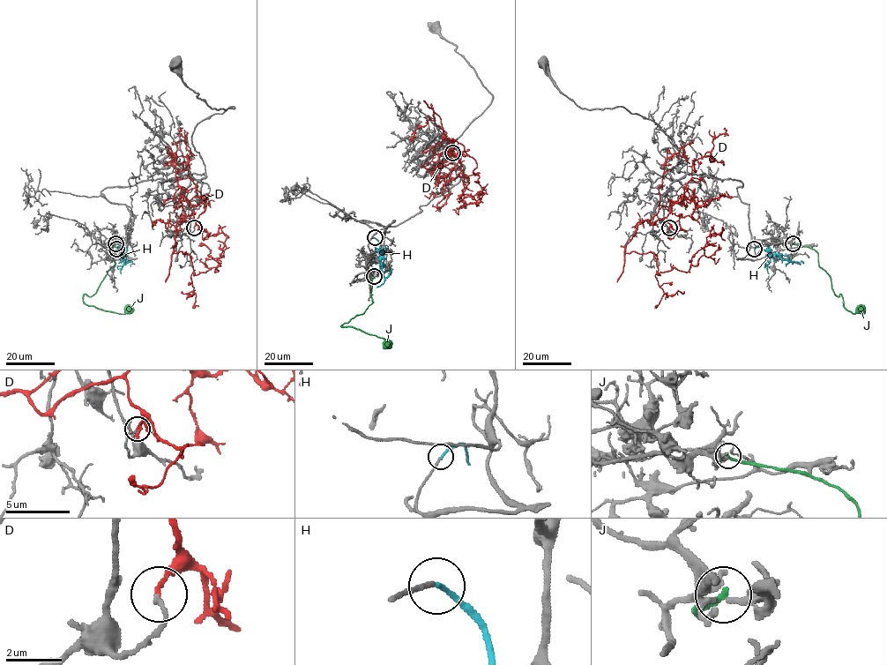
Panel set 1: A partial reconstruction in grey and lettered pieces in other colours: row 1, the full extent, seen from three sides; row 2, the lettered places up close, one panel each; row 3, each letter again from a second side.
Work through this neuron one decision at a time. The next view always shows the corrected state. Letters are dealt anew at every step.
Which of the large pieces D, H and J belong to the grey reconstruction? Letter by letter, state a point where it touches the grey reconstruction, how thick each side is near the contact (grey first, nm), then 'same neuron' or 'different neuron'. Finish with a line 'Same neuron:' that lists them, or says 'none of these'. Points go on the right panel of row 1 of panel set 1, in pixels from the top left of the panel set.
D: contact (669, 227); calibres 140 and 130 nm; different neuron
H: contact (754, 249); calibres 170 and 180 nm; same neuron
J: contact (793, 243); calibres 170 and 220 nm; different neuron
Same neuron: H

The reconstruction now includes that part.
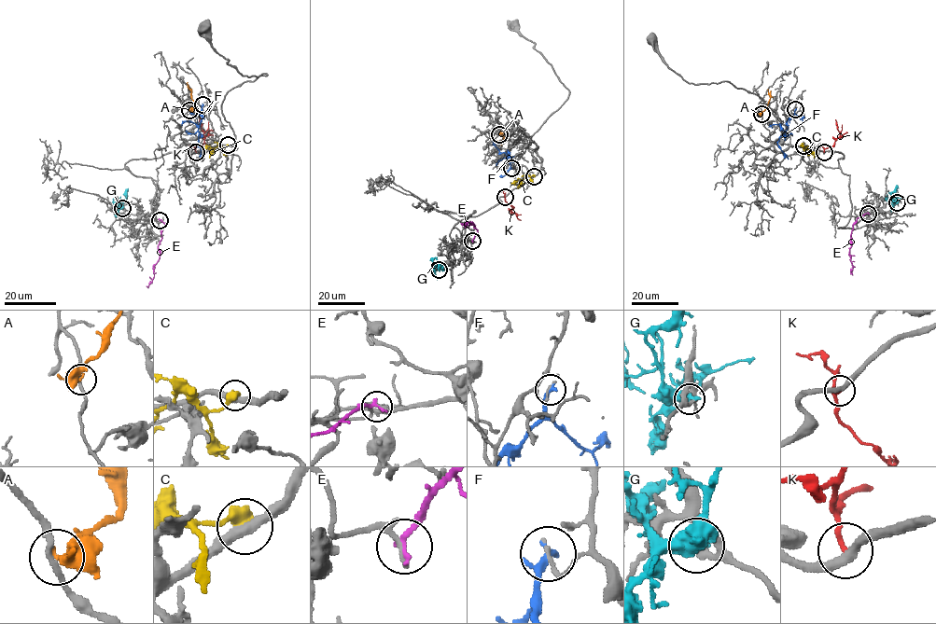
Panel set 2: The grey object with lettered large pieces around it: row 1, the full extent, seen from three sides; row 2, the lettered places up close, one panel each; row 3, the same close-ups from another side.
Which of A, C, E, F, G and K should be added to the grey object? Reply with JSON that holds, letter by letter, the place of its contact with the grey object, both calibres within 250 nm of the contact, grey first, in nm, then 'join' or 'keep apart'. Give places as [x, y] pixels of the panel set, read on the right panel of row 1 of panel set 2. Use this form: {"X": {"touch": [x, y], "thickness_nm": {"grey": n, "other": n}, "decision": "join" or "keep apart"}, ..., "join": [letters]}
{"A": {"touch": [761, 114], "thickness_nm": {"grey": 190, "other": 320}, "decision": "keep apart"}, "C": {"touch": [803, 145], "thickness_nm": {"grey": 380, "other": 550}, "decision": "keep apart"}, "E": {"touch": [868, 214], "thickness_nm": {"grey": 170, "other": 260}, "decision": "keep apart"}, "F": {"touch": [795, 109], "thickness_nm": {"grey": 150, "other": 200}, "decision": "keep apart"}, "G": {"touch": [897, 202], "thickness_nm": {"grey": 240, "other": 550}, "decision": "keep apart"}, "K": {"touch": [824, 152], "thickness_nm": {"grey": 320, "other": 180}, "decision": "keep apart"}, "join": []}

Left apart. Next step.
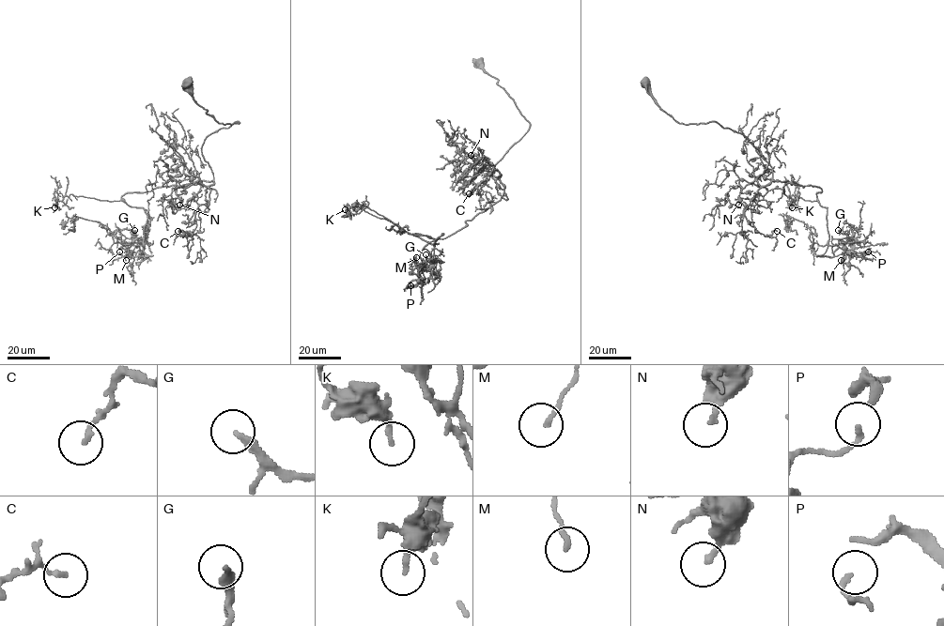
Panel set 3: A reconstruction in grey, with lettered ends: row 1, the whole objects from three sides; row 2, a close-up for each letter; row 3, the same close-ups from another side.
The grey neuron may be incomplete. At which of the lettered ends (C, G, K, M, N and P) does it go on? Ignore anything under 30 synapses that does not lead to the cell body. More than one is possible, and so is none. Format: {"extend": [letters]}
{"extend": ["G"]}

